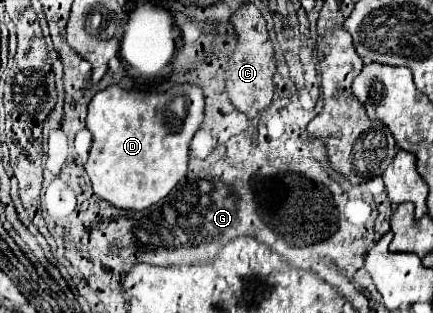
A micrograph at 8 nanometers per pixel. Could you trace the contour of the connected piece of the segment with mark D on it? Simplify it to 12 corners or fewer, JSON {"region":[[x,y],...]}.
{"region":[[203,89],[95,93],[95,195],[147,209],[187,173]]}

